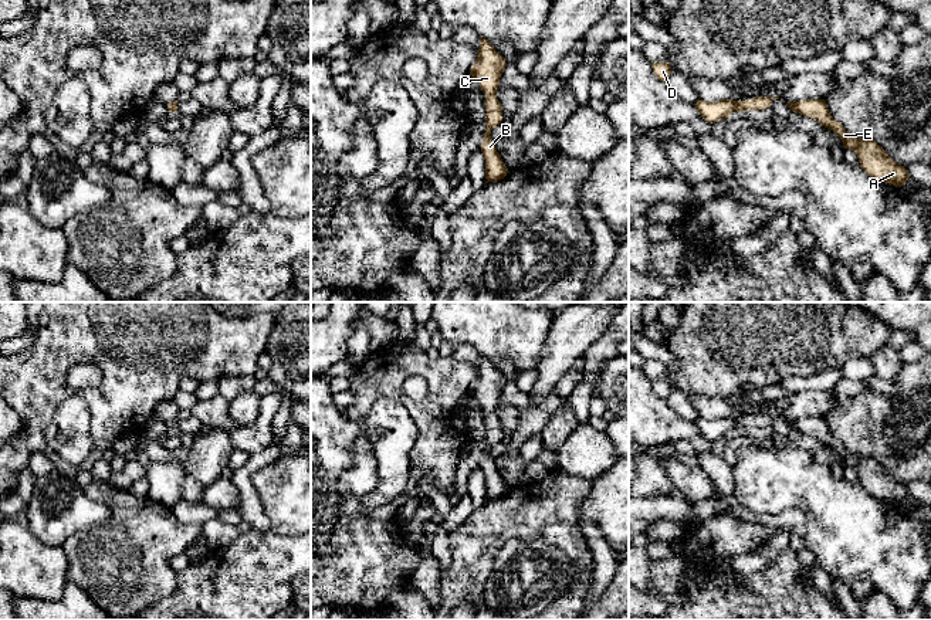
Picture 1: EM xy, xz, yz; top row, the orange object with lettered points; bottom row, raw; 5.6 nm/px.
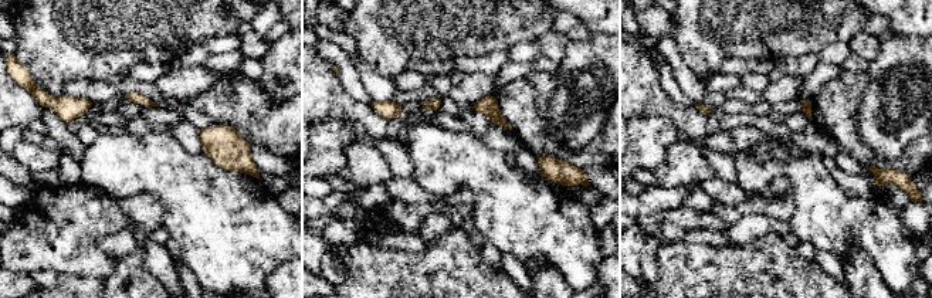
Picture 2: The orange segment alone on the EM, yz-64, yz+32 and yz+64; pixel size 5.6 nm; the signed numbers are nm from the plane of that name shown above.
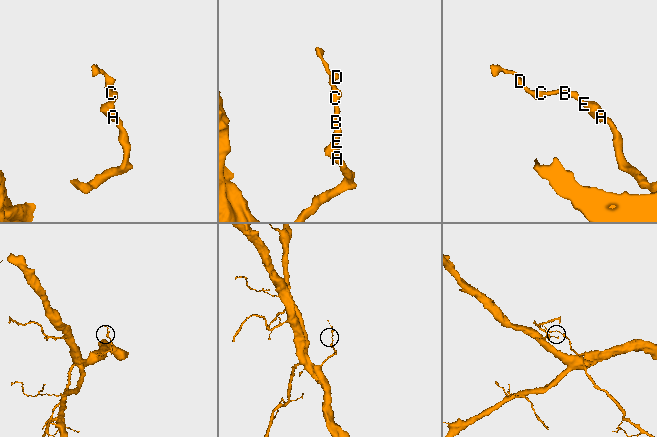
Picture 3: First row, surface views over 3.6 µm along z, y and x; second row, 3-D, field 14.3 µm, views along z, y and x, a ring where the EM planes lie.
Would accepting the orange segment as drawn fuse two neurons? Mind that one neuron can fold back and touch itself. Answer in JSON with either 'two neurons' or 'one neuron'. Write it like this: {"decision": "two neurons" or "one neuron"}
{"decision": "one neuron"}

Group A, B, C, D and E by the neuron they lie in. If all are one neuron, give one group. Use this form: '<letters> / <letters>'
A B C D E

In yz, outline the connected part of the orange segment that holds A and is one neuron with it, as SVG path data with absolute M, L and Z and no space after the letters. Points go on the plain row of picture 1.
M805 417L786 421L793 430L817 438L833 448L846 467L856 470L860 485L873 497L893 504L903 504L908 497L904 484L896 481L874 457L857 457L840 440L832 436L825 417Z

